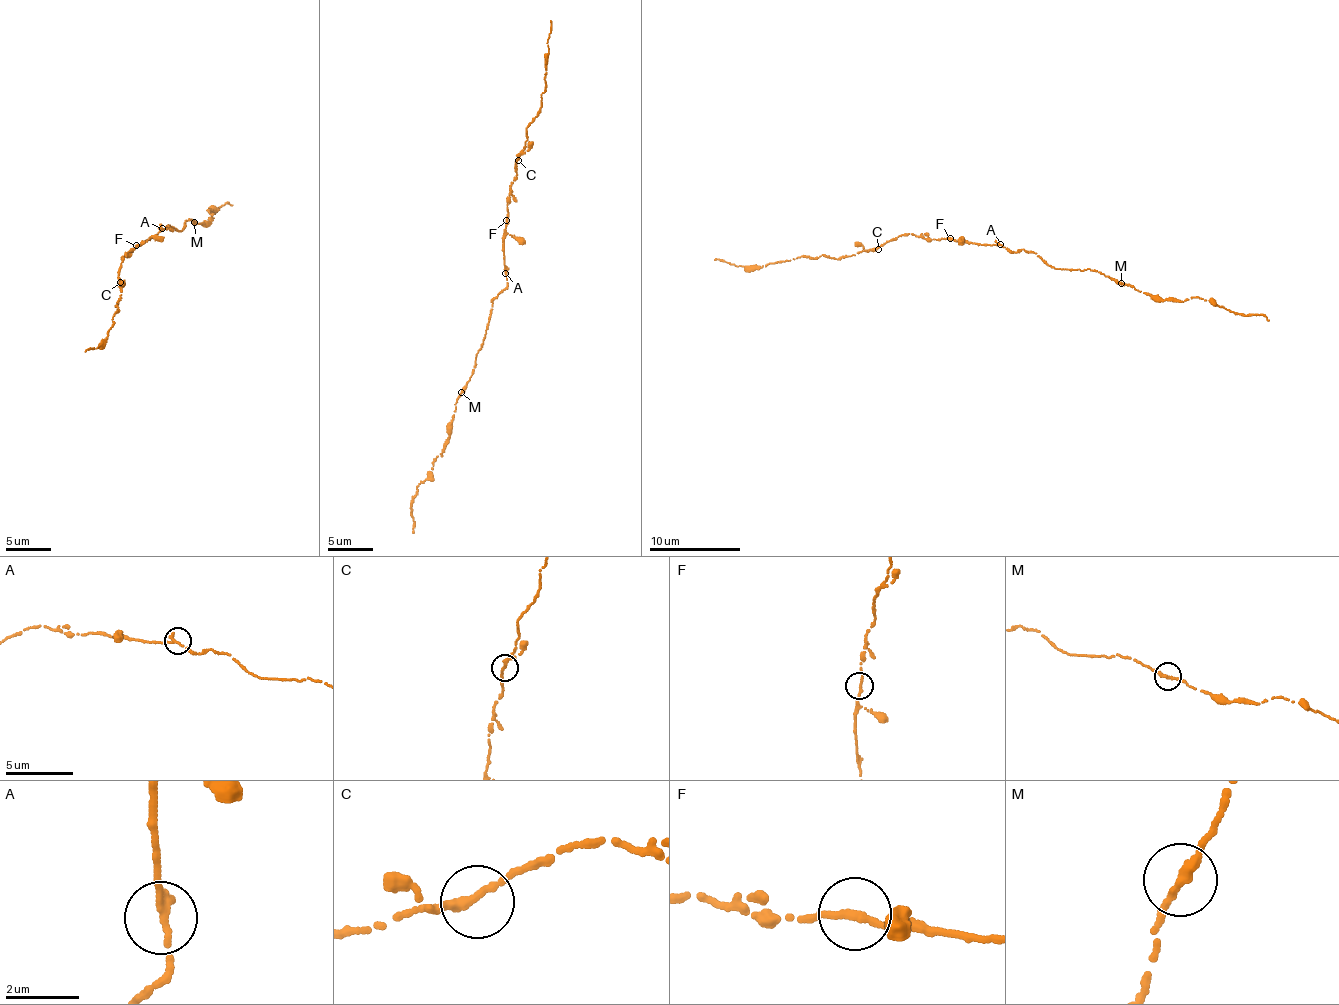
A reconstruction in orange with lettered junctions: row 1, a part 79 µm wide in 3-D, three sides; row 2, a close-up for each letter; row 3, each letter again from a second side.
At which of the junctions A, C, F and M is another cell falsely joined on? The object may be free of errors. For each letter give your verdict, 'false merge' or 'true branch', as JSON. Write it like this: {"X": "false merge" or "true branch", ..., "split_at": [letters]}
{"A": "true branch", "C": "true branch", "F": "true branch", "M": "true branch", "split_at": []}

